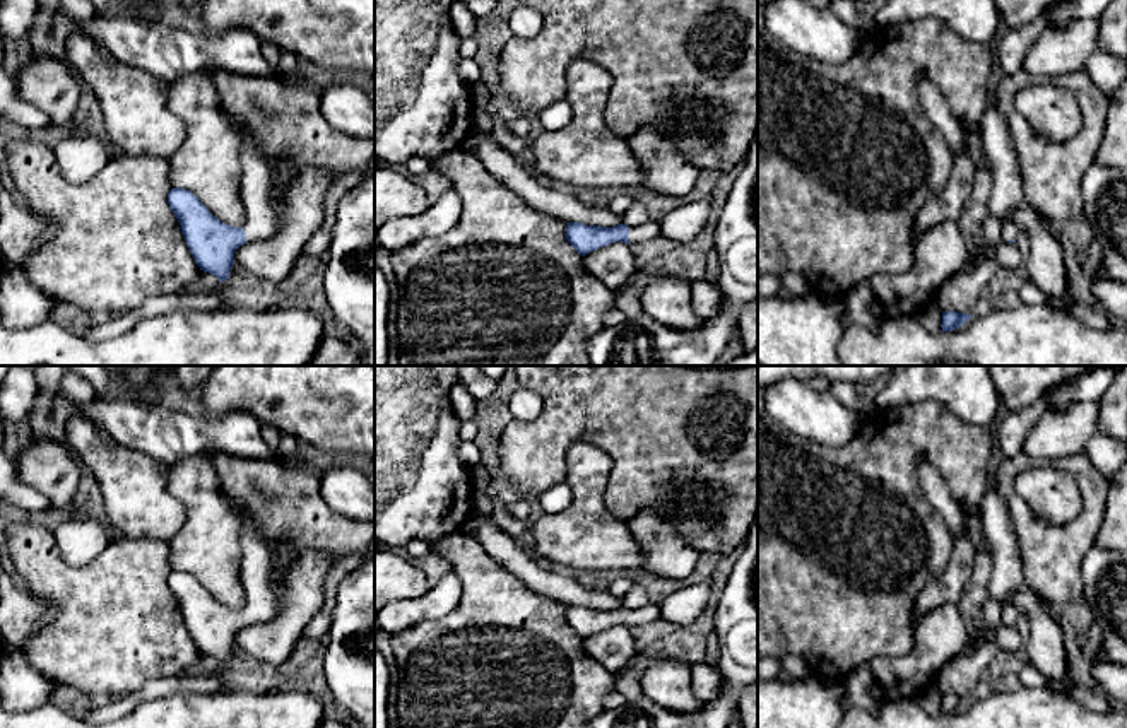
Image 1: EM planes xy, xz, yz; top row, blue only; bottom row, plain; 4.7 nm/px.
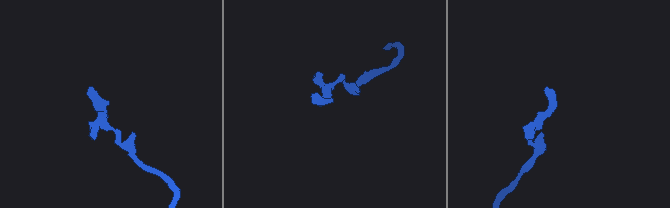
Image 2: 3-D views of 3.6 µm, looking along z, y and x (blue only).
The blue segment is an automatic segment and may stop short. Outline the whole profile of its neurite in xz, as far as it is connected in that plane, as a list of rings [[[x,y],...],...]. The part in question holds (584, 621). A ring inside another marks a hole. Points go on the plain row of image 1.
[[[648,603],[645,607],[629,610],[617,607],[614,610],[587,608],[581,605],[568,605],[566,622],[581,637],[588,637],[599,631],[612,625],[645,625],[658,619],[658,605]]]

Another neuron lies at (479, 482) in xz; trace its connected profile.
[[[479,463],[477,467],[474,467],[470,472],[470,482],[474,487],[474,497],[475,496],[482,496],[487,494],[487,487],[489,487],[489,480],[487,477],[482,473],[486,467],[482,463]]]

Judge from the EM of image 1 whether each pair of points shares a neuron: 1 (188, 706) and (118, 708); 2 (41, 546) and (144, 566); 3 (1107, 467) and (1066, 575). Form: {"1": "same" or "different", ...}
{"1": "different", "2": "same", "3": "different"}

